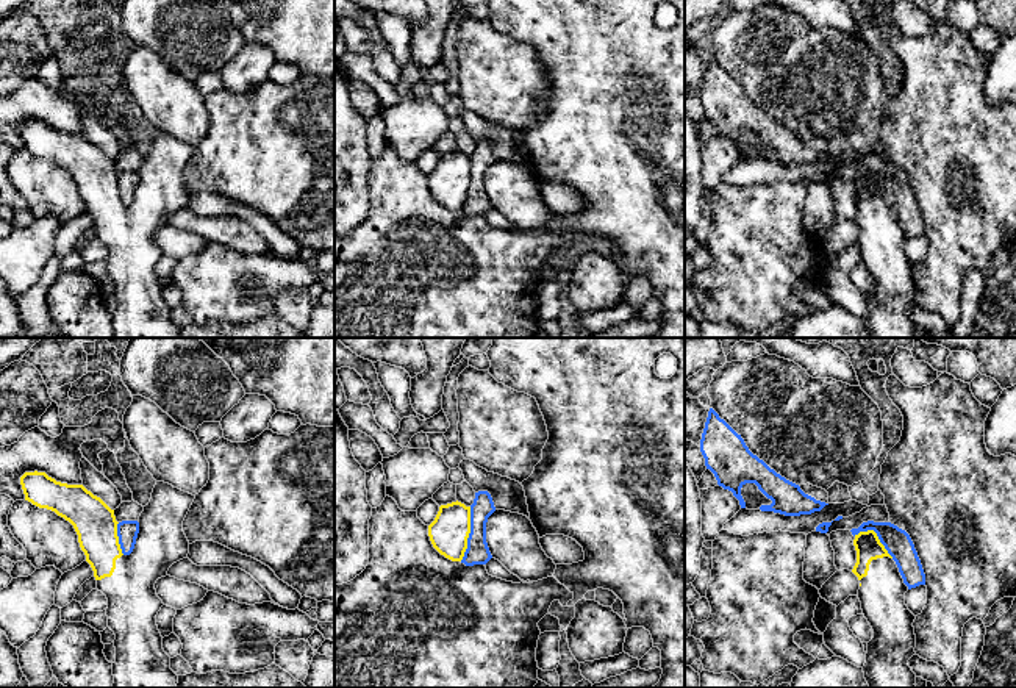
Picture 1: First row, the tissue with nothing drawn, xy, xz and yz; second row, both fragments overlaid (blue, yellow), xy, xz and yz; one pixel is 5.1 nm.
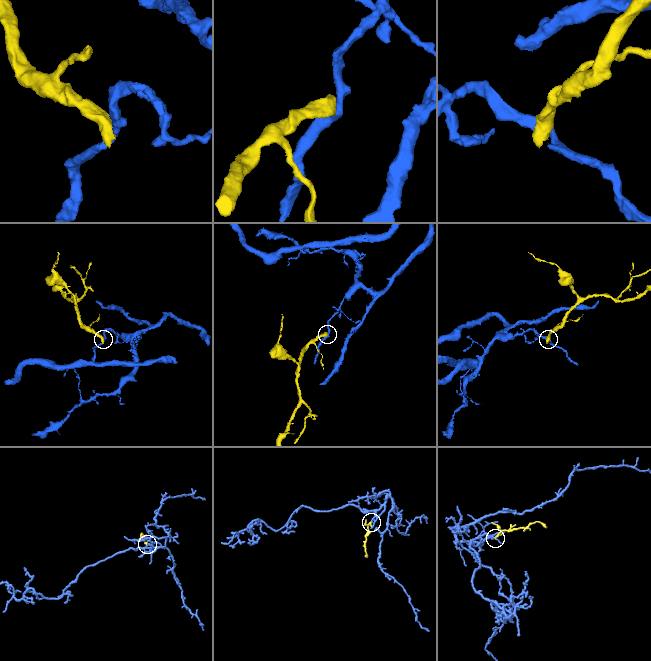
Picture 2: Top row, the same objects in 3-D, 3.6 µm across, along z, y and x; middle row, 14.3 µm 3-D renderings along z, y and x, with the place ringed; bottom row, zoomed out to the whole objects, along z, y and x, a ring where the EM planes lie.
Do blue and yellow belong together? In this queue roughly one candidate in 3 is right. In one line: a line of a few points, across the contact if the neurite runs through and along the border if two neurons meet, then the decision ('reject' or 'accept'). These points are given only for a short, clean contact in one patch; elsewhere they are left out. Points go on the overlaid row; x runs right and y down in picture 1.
line xz (471, 507), (468, 548), (460, 560); reject

